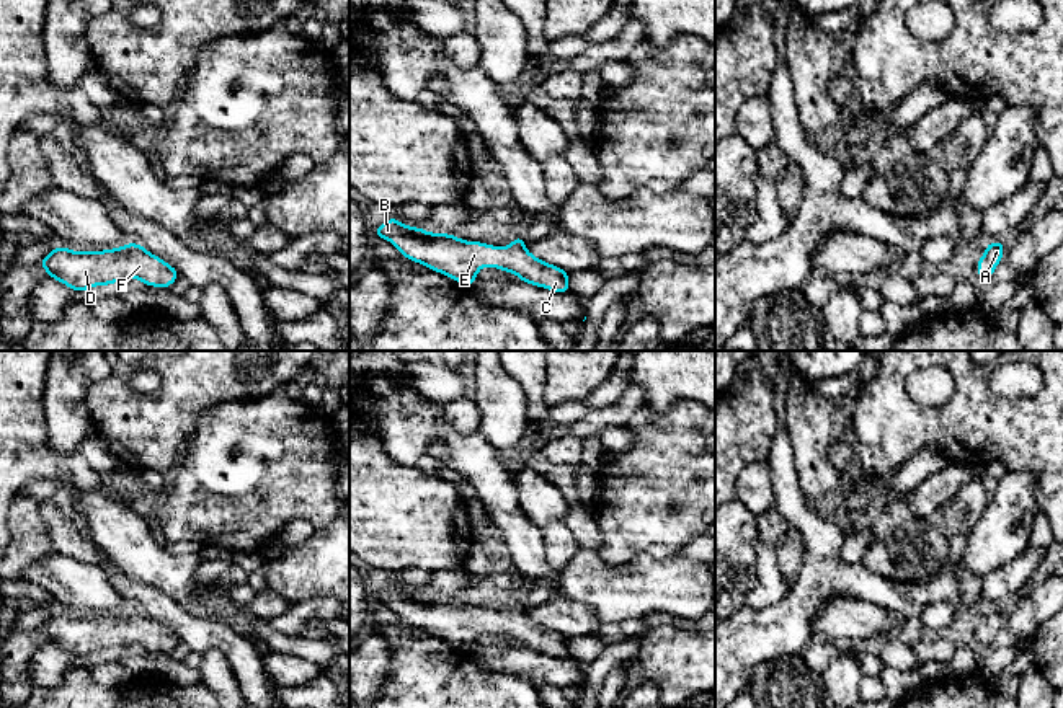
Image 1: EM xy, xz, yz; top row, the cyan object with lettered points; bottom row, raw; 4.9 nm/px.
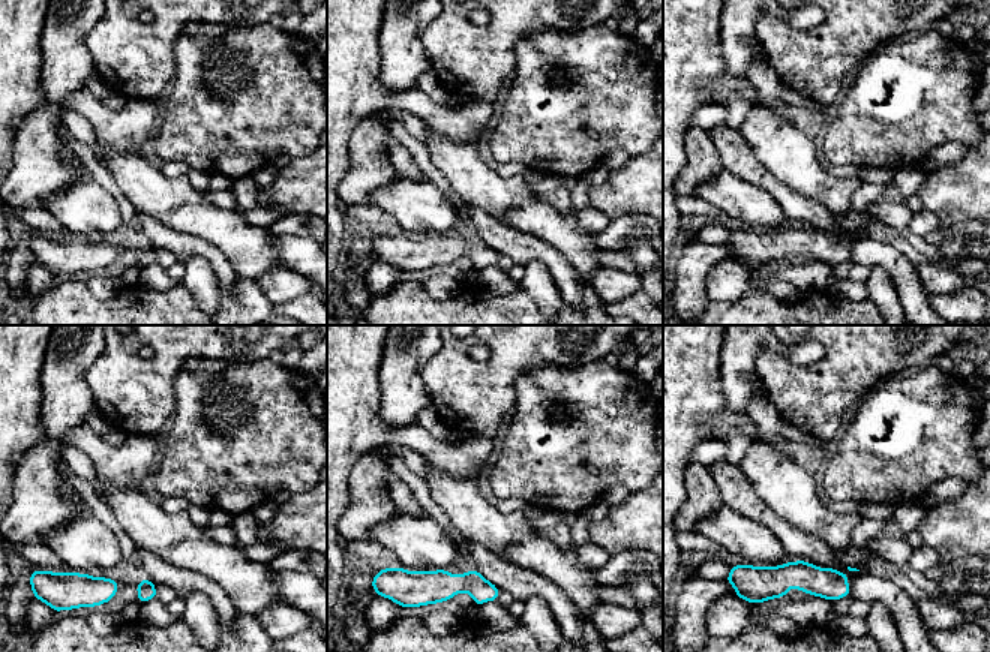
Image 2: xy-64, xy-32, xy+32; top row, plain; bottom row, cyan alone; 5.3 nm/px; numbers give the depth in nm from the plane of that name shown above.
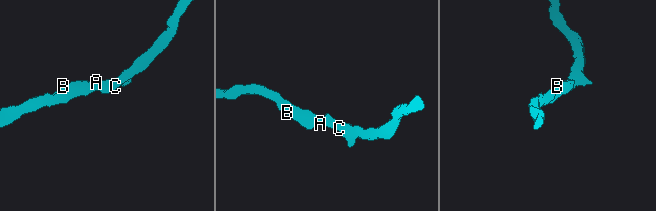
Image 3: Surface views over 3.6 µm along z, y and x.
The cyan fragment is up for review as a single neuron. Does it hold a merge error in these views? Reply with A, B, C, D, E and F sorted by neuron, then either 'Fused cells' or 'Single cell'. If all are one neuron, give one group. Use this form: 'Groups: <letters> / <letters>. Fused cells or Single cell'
Groups: A B C D E F. Single cell

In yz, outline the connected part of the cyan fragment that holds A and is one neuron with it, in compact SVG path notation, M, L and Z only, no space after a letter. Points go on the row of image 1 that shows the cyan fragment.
M1003 241L986 243L986 250L976 263L976 274L980 277L990 281L994 269L1001 263L1003 254L1004 254L1004 243Z

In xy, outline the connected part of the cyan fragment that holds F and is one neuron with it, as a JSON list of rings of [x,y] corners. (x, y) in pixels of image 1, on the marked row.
[[[127,243],[113,250],[73,251],[56,246],[39,266],[73,292],[83,292],[96,285],[111,285],[127,279],[139,279],[144,285],[168,289],[180,272],[152,254],[139,243]]]

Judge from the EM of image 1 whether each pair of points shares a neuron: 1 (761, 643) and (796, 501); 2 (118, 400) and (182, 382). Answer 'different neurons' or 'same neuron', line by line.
1: same neuron
2: same neuron

